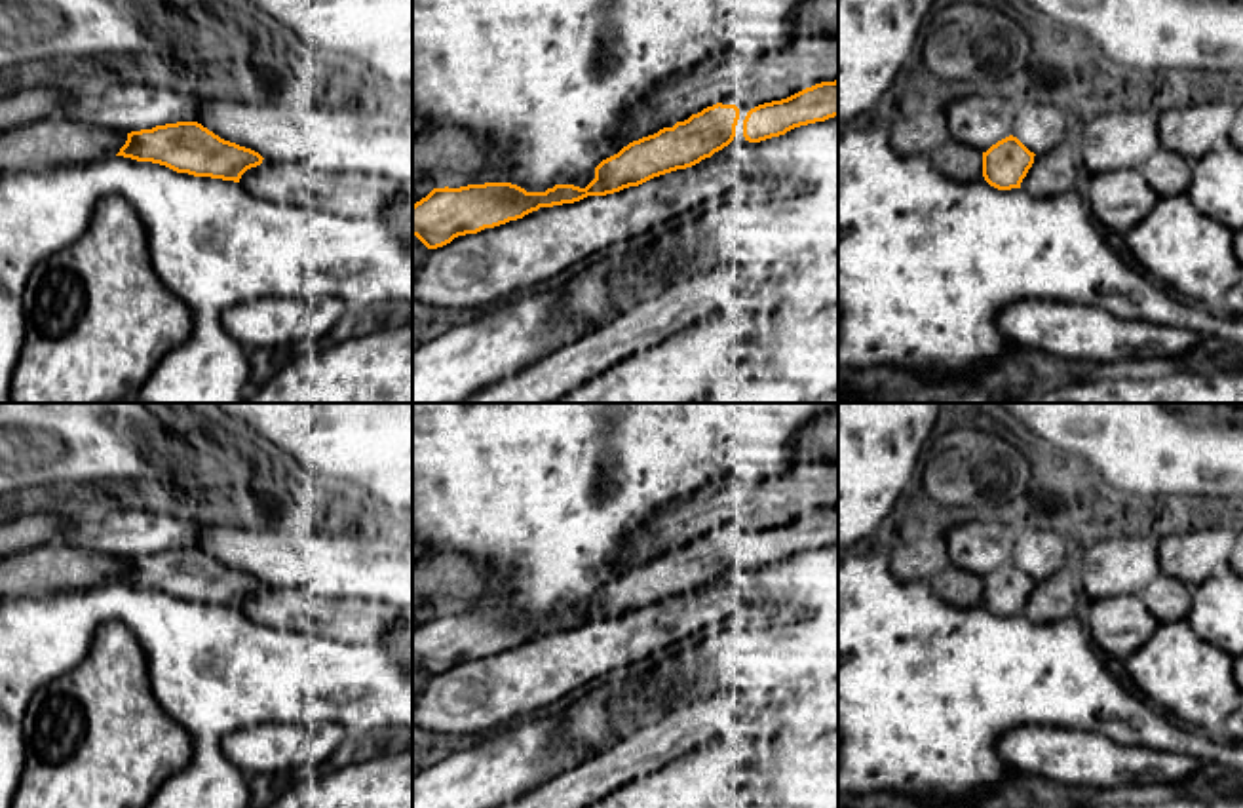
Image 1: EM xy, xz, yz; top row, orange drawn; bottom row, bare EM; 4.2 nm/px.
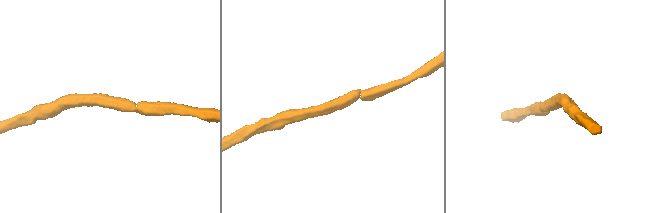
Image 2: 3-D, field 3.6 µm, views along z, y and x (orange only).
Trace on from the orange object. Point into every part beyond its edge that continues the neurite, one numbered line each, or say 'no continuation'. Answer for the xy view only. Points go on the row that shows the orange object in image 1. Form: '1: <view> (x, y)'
no continuation

